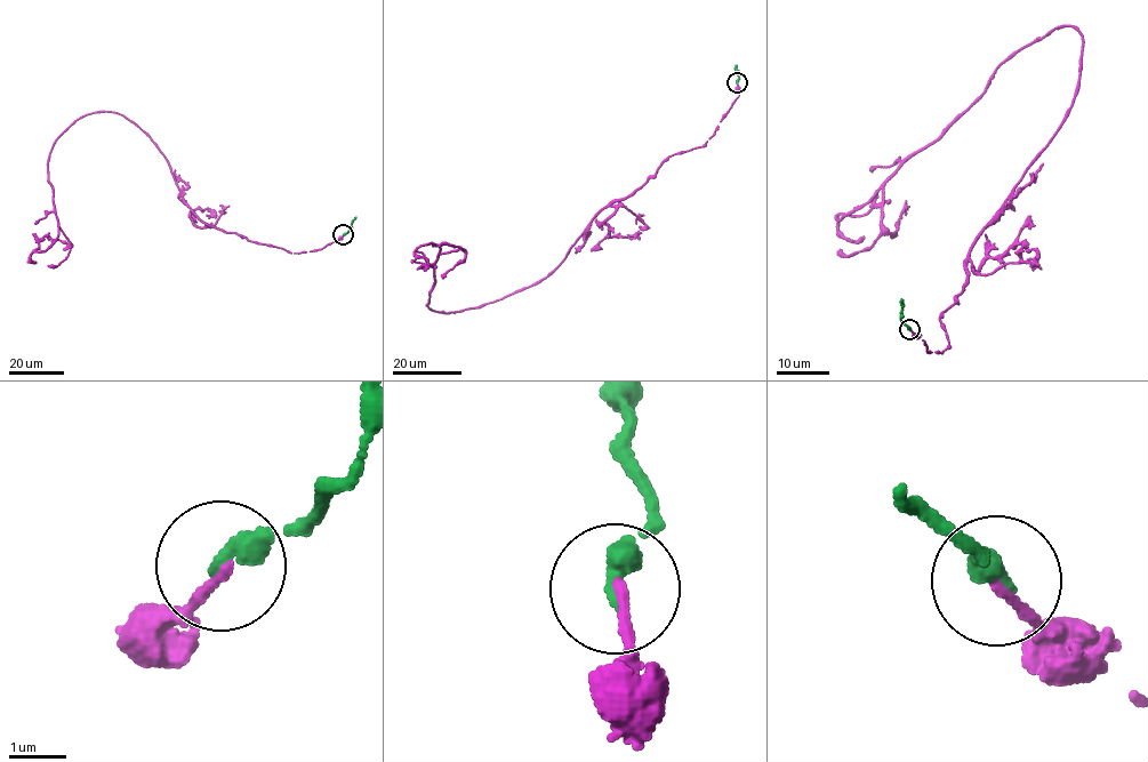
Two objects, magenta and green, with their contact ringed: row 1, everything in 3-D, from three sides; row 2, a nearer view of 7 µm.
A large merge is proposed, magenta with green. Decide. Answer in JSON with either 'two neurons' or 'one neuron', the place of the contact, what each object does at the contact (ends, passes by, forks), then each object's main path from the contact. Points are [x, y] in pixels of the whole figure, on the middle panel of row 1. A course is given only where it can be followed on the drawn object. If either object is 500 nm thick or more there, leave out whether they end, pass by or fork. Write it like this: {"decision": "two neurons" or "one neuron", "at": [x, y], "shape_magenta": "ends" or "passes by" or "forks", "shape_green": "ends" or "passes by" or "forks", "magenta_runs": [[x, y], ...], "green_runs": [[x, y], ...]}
{"decision": "two neurons", "at": [737, 82], "shape_magenta": "ends", "shape_green": "ends", "magenta_runs": [[737, 82], [705, 144], [600, 213], [551, 273], [447, 313], [426, 305], [441, 250], [420, 246], [435, 266]], "green_runs": [[737, 82], [737, 65]]}

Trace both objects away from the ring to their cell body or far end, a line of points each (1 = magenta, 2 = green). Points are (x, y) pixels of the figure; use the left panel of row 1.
1: (343, 234), (296, 254), (209, 226), (150, 136), (104, 111), (56, 141), (58, 231), (35, 251), (47, 233)
2: (343, 234), (355, 217)

